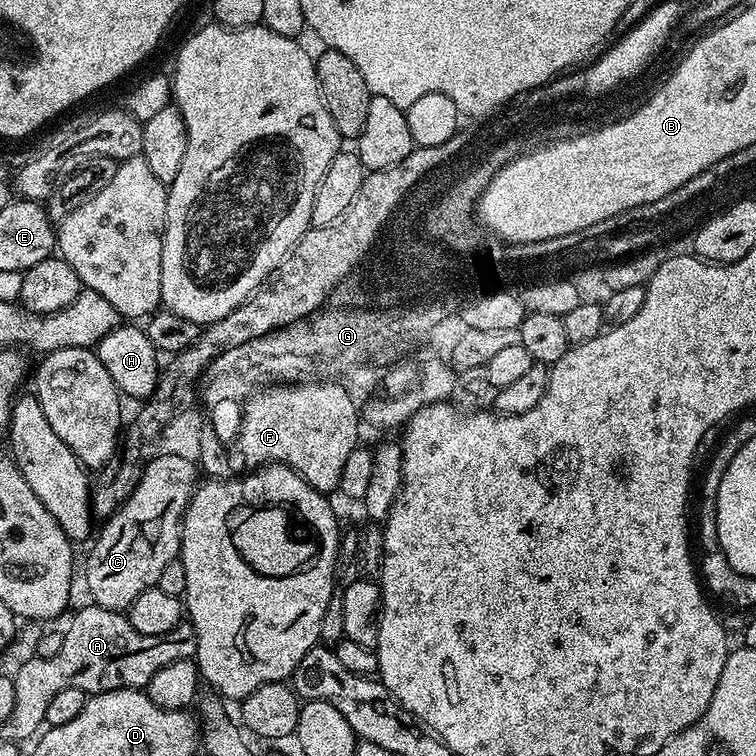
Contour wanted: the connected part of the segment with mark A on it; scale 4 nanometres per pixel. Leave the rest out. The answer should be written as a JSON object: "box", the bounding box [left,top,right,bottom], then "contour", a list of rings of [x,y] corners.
{"box":[7,602,198,742],"contour":[[[93,602],[88,606],[81,612],[71,613],[72,621],[68,628],[63,629],[62,650],[58,650],[54,658],[35,655],[30,662],[26,662],[26,666],[15,672],[14,714],[10,714],[8,719],[7,739],[24,742],[27,736],[35,737],[45,727],[46,706],[50,706],[58,690],[73,688],[89,694],[119,688],[144,690],[150,678],[162,670],[162,666],[170,666],[170,662],[179,660],[190,660],[196,655],[198,638],[190,623],[182,622],[164,636],[138,634],[138,630],[130,626],[124,612],[100,608]]]}

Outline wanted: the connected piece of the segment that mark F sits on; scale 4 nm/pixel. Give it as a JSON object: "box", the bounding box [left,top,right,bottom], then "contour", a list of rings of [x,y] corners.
{"box":[198,381,361,493],"contour":[[[337,381],[291,383],[251,389],[241,399],[242,412],[232,420],[234,430],[205,431],[198,462],[209,477],[235,479],[248,469],[277,463],[288,465],[322,493],[337,491],[346,458],[361,443],[361,413]]]}

